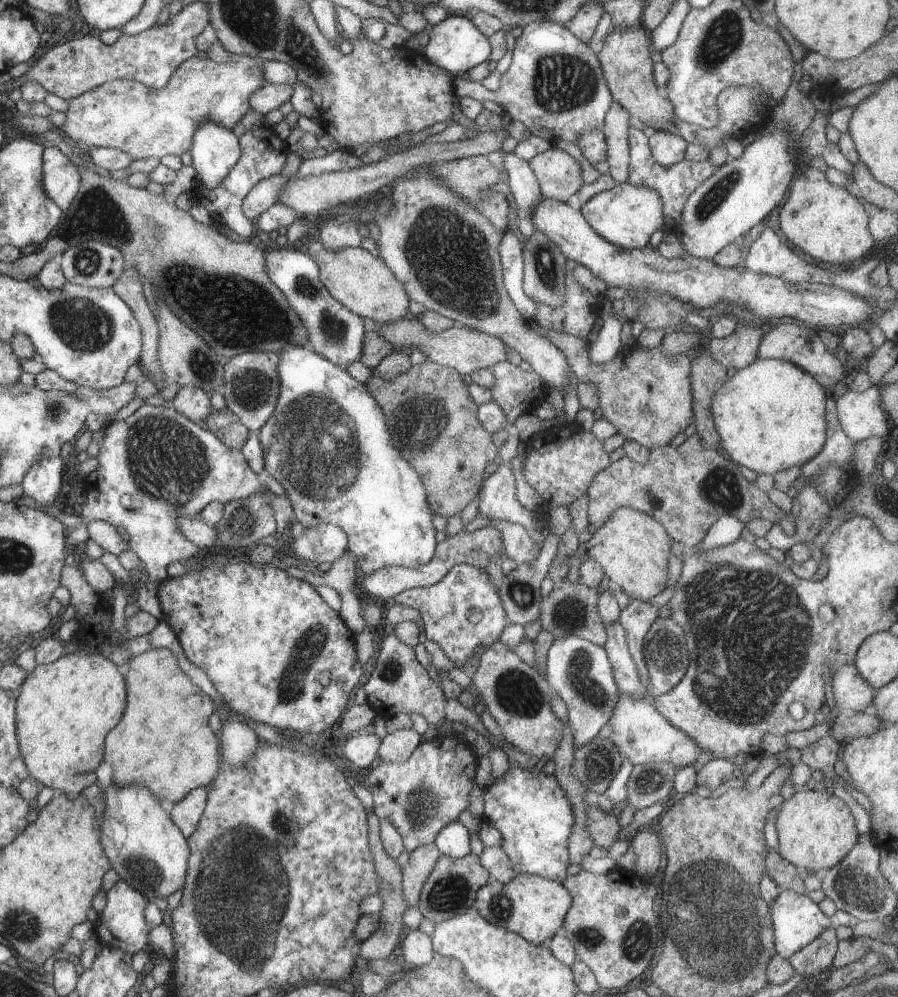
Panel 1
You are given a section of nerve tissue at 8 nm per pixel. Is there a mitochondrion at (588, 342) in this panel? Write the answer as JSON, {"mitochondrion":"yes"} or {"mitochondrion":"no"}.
{"mitochondrion":"no"}

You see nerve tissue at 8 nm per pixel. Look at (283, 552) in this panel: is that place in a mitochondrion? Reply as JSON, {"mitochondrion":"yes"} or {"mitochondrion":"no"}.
{"mitochondrion":"no"}

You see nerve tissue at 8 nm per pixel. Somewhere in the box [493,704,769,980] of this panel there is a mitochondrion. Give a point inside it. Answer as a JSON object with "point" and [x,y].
{"point":[635,945]}

